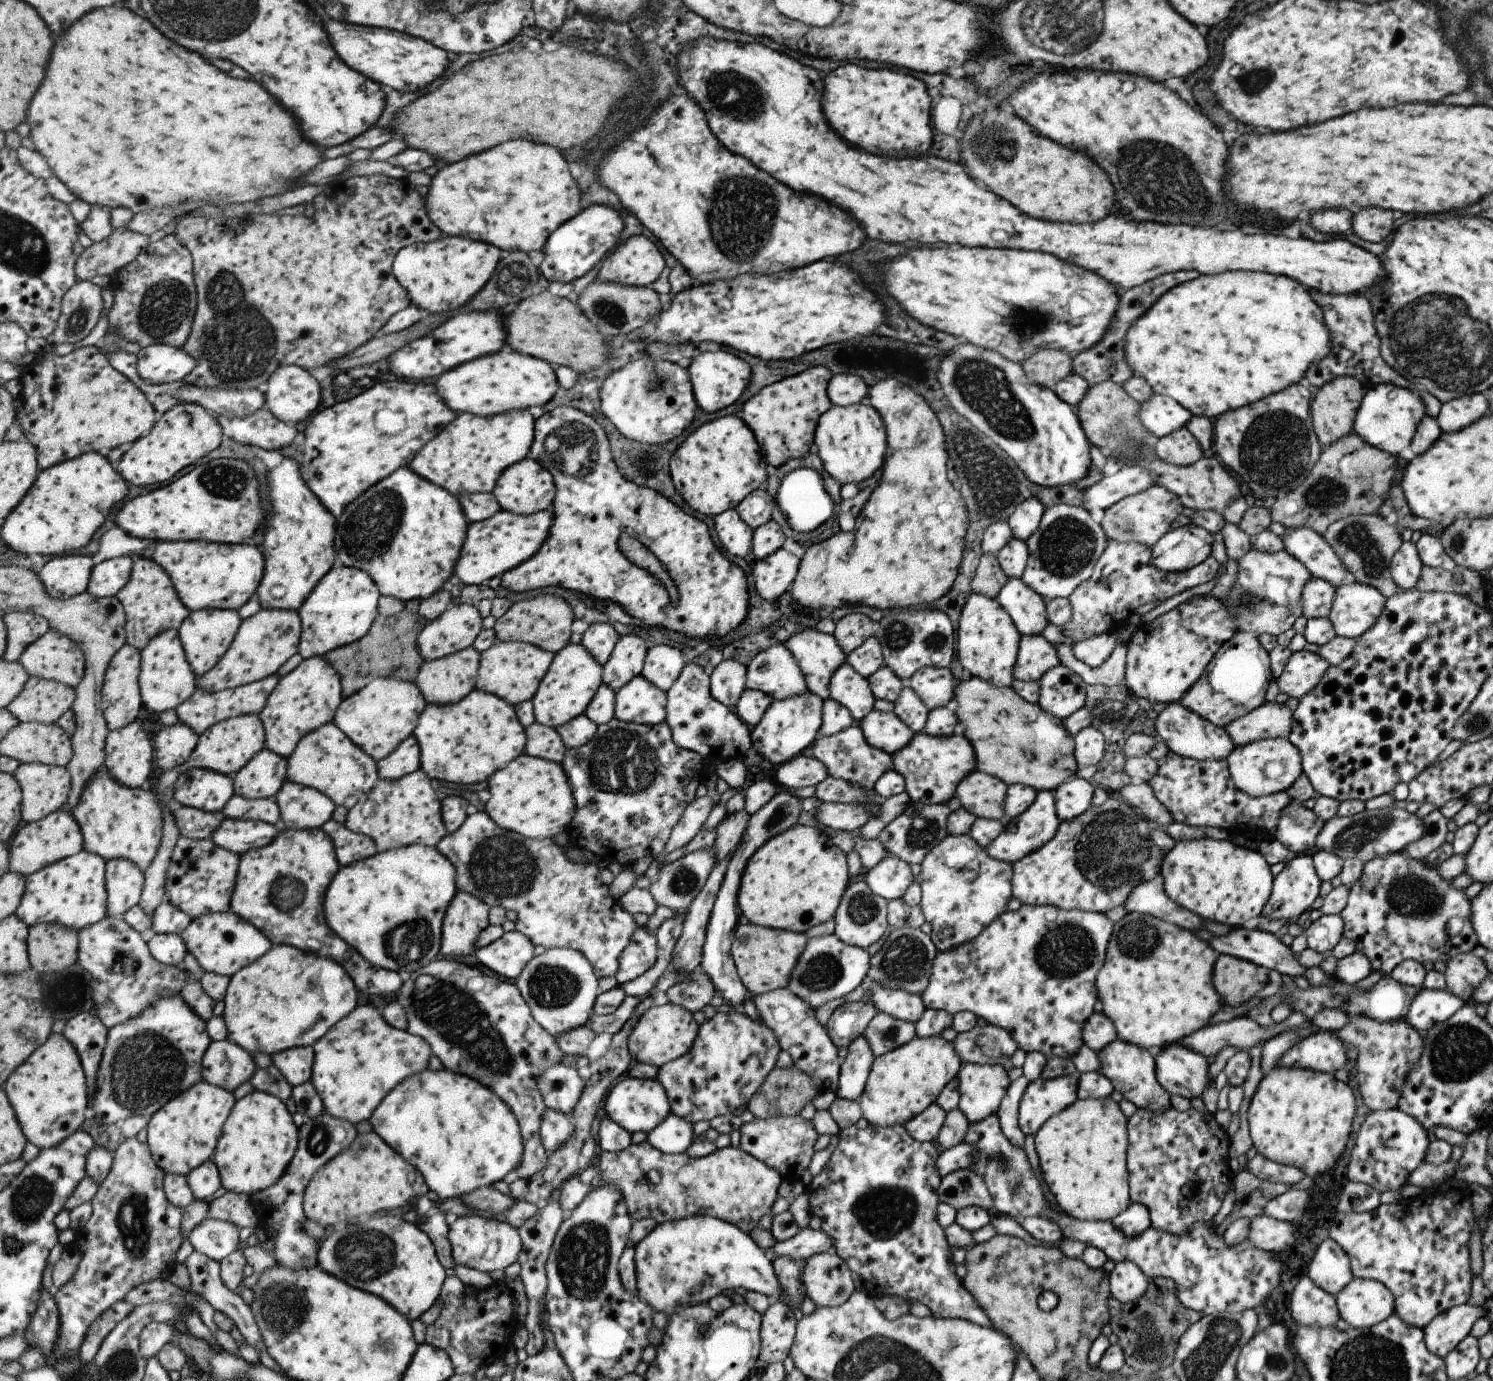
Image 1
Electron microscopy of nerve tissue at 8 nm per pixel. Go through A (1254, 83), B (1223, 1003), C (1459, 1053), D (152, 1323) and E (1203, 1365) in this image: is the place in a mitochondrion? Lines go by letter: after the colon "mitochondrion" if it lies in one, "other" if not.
A: mitochondrion
B: other
C: mitochondrion
D: other
E: mitochondrion

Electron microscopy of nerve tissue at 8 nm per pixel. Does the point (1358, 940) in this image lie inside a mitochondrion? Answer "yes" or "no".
no

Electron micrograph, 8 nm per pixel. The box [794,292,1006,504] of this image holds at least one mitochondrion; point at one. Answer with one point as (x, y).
(963, 445)

